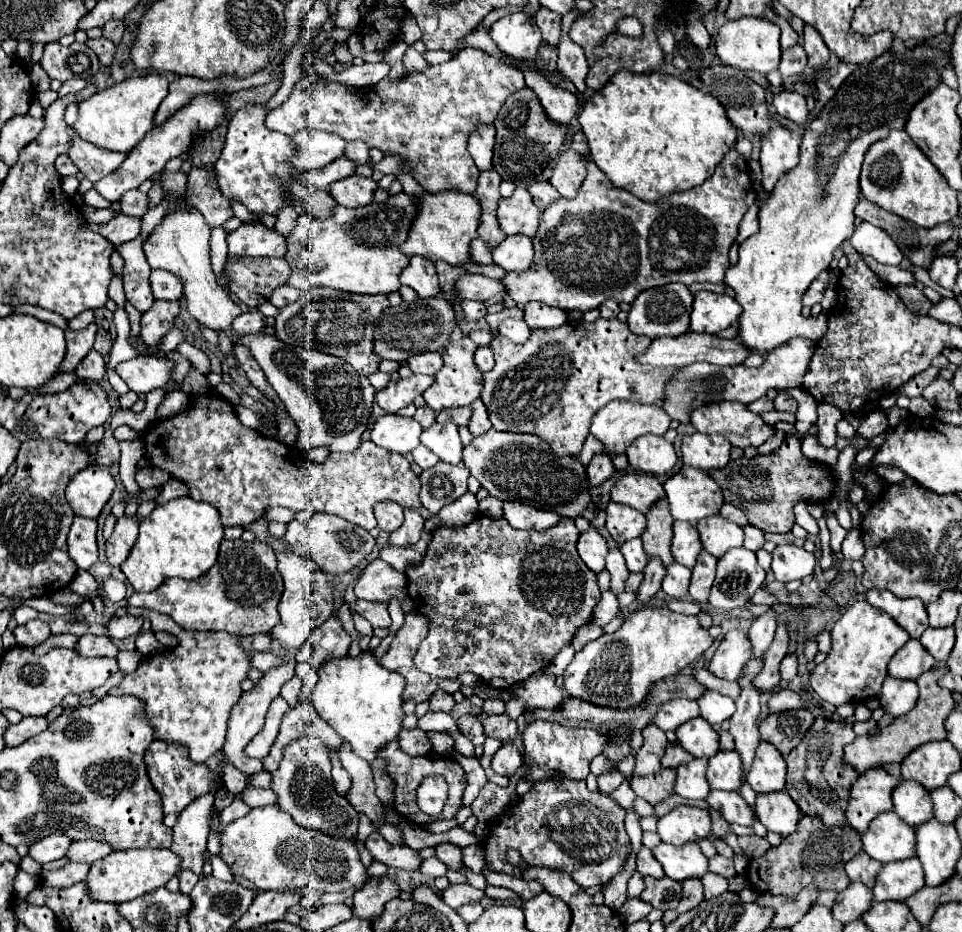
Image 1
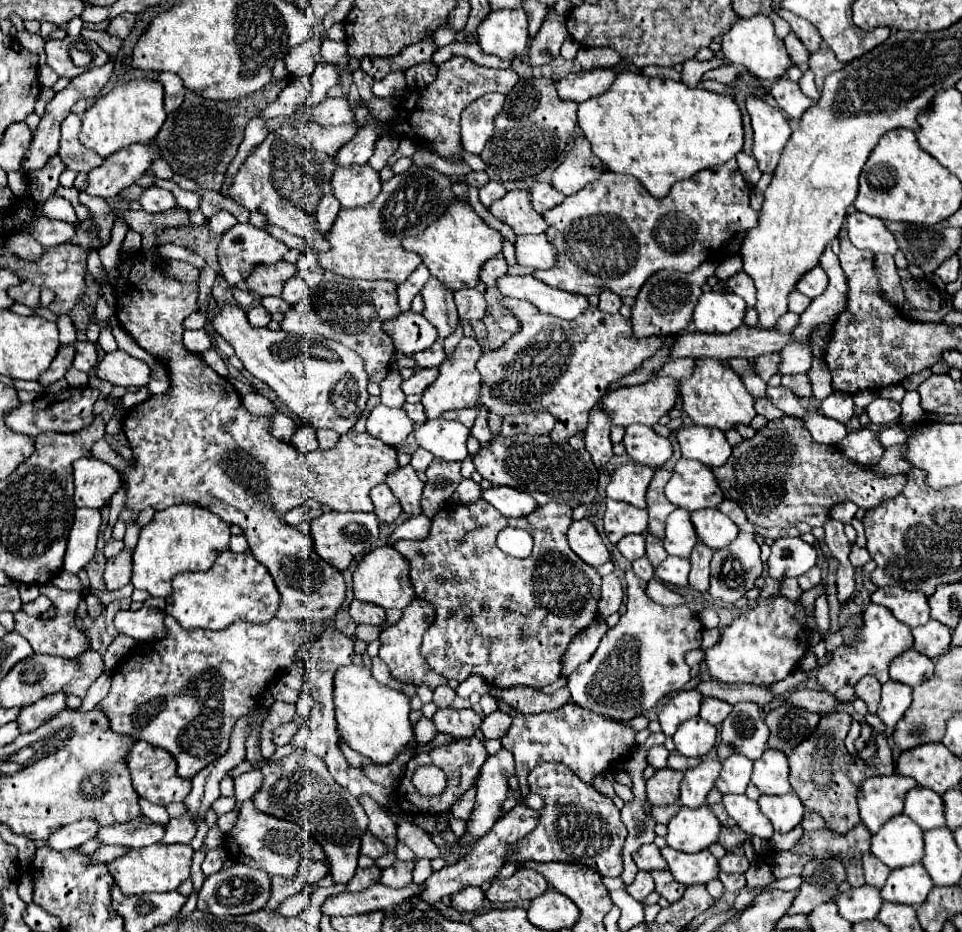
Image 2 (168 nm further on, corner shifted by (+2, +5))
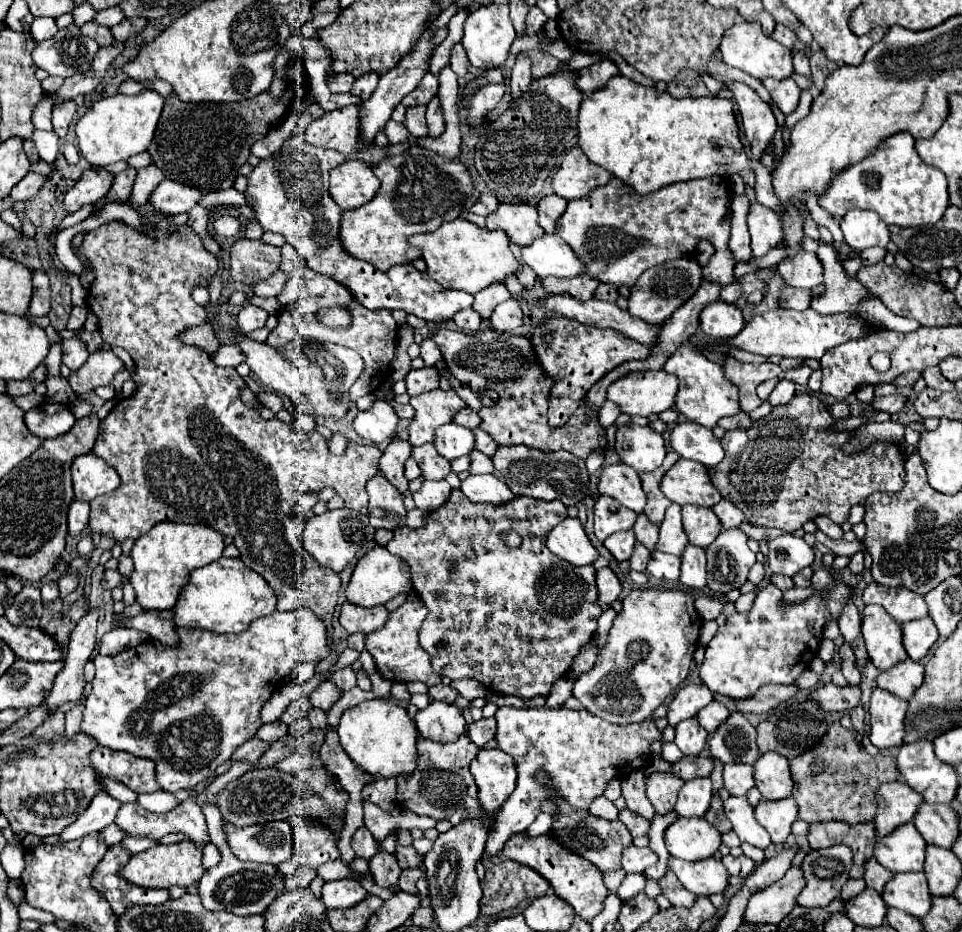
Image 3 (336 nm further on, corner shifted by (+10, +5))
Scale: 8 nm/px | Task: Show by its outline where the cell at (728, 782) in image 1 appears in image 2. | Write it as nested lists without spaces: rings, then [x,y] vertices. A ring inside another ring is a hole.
[[[732,754],[722,762],[722,772],[716,788],[724,794],[744,794],[752,776],[752,760],[742,758],[742,754]]]

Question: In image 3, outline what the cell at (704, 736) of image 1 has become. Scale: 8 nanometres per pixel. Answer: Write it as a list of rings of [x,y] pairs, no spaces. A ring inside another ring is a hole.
[[[688,718],[676,726],[674,744],[682,750],[682,754],[698,756],[706,744],[706,738],[708,738],[708,732],[698,724],[698,720]]]

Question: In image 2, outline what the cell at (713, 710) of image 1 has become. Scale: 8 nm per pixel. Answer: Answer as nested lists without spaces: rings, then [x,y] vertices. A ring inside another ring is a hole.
[[[704,698],[700,716],[706,722],[710,722],[712,726],[718,726],[730,714],[730,710],[732,710],[732,706],[728,702],[718,702],[718,698]]]

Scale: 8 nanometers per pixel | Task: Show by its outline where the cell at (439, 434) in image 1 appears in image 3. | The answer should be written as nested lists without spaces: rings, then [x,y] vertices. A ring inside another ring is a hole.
[[[450,422],[436,430],[432,444],[436,446],[440,456],[444,456],[446,460],[454,460],[470,454],[470,450],[474,448],[474,434],[470,428],[462,428]]]

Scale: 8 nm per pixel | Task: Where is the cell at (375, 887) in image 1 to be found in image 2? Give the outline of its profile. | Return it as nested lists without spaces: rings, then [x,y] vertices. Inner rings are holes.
[[[396,860],[394,866],[382,870],[380,882],[384,886],[394,886],[394,888],[404,888],[412,884],[412,870],[414,870],[414,860]]]

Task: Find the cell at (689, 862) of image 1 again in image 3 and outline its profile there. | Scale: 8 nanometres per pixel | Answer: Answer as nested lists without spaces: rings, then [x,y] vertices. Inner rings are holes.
[[[672,856],[668,860],[668,870],[672,870],[682,886],[696,896],[710,896],[716,892],[722,894],[728,886],[728,872],[724,864],[712,856],[702,862],[682,862]]]

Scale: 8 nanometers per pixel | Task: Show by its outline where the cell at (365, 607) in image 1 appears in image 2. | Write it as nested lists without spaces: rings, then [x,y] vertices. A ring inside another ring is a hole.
[[[352,600],[348,612],[350,612],[354,624],[374,624],[374,626],[382,626],[386,622],[386,612],[380,606],[370,606],[366,602]]]

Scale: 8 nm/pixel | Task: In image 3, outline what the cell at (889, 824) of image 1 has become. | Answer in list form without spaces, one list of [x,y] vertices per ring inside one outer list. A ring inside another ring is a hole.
[[[912,822],[898,826],[894,834],[876,840],[874,858],[890,872],[918,872],[924,868],[926,842]]]

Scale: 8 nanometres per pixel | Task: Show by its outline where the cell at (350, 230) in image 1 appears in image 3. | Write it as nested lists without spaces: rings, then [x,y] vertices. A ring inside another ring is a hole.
[[[410,146],[394,158],[384,158],[372,170],[380,178],[378,196],[366,206],[342,212],[340,238],[348,254],[380,270],[420,258],[420,250],[408,244],[408,236],[434,232],[442,222],[458,218],[472,192],[472,180],[462,162],[446,162],[420,146]]]

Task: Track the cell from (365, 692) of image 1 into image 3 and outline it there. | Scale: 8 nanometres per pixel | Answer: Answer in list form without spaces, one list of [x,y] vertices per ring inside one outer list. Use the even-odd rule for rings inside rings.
[[[366,700],[358,706],[346,708],[340,716],[338,736],[344,752],[354,760],[358,768],[378,778],[390,778],[398,774],[410,774],[416,768],[416,724],[408,716],[406,708],[392,700]]]

